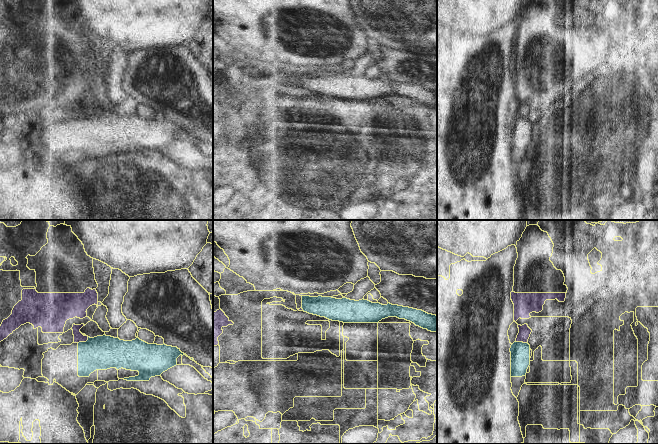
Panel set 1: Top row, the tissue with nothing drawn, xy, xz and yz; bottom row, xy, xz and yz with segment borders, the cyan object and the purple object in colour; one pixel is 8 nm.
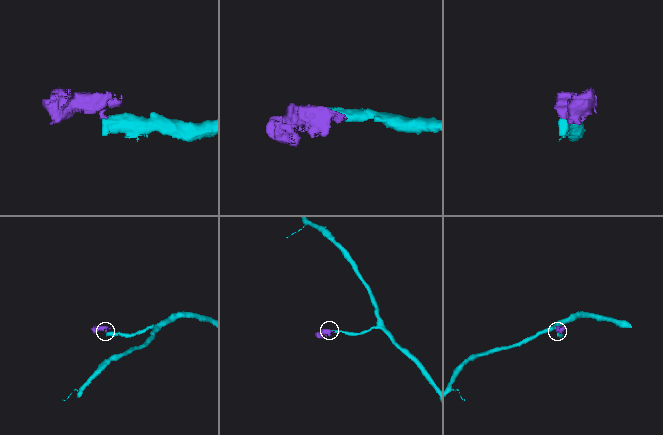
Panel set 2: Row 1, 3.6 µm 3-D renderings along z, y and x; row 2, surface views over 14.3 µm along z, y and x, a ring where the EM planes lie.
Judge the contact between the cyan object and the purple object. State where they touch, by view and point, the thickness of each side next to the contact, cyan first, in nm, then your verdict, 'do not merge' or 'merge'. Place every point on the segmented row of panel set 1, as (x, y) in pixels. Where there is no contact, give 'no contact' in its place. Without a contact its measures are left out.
meets cyan in xy at (83, 342); 280 nm thick on the cyan side, 80 nm on the other; do not merge

